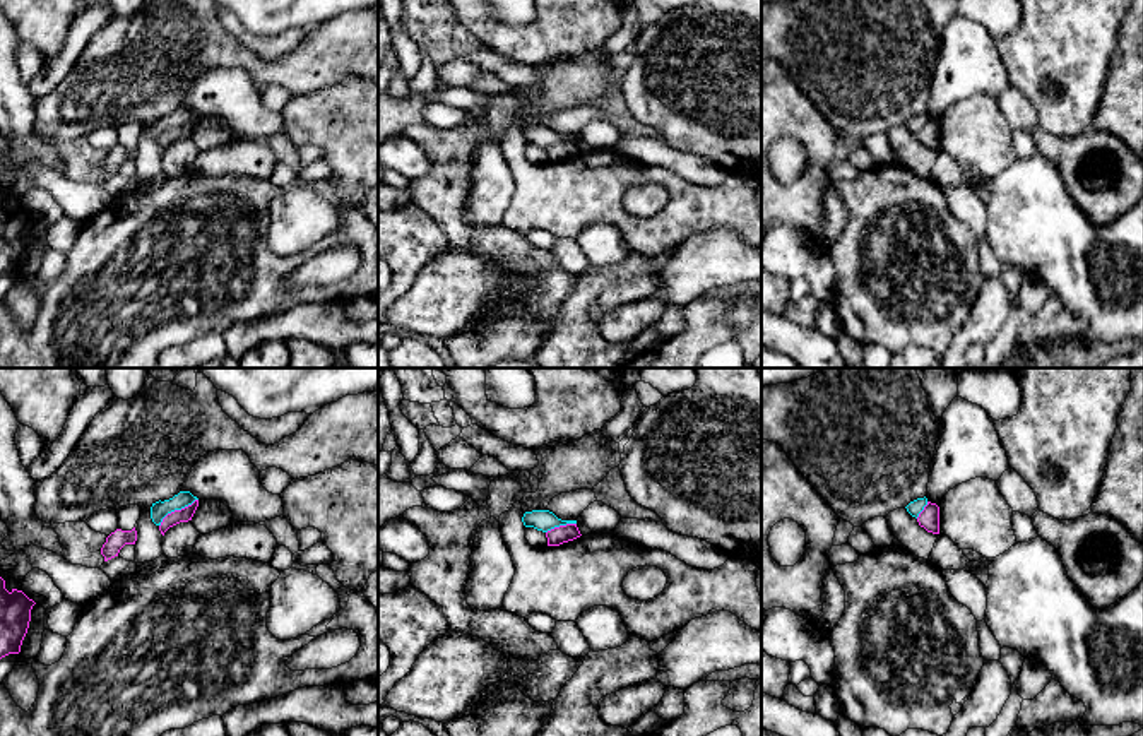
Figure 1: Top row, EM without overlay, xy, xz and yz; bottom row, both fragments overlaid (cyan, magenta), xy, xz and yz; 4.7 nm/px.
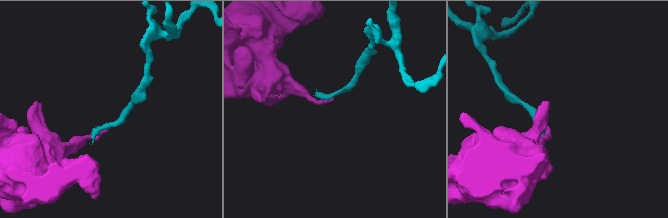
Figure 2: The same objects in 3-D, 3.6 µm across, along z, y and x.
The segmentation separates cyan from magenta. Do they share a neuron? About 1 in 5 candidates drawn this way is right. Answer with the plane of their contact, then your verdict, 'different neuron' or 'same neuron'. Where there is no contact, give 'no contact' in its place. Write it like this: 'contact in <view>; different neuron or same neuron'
contact in xy; different neuron

